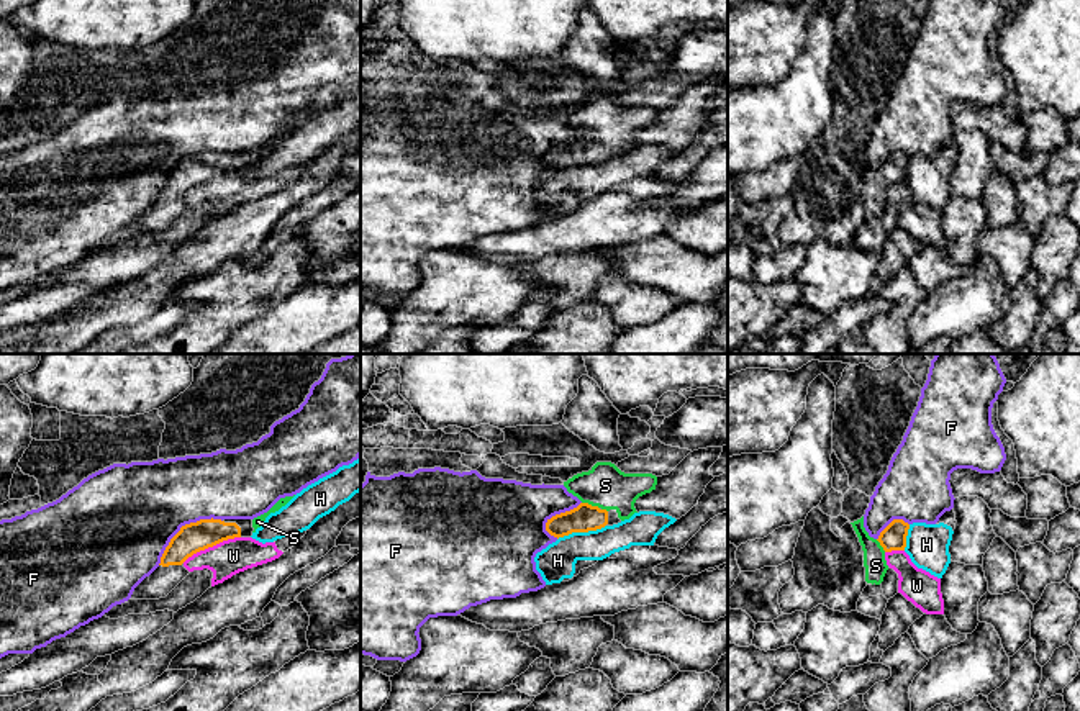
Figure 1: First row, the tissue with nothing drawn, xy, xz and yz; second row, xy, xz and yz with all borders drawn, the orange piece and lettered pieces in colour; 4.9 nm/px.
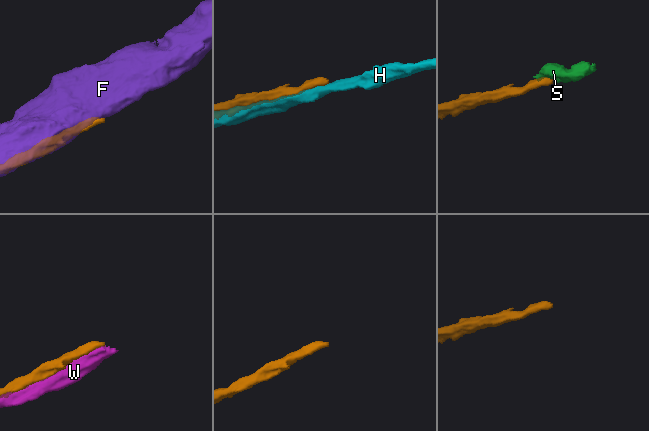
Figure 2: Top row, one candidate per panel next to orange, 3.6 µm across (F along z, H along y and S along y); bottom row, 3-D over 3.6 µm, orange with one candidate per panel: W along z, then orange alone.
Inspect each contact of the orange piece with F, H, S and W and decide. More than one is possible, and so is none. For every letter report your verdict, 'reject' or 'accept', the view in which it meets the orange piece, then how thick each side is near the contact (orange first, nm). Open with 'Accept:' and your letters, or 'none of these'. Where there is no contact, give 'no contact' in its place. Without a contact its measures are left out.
Accept: S
F: reject; contact in xy; calibres 150 and 460 nm
H: reject; contact in xz; calibres 140 and 180 nm
S: accept; contact in xz; calibres 140 and 220 nm
W: reject; contact in xy; calibres 150 and 170 nm

